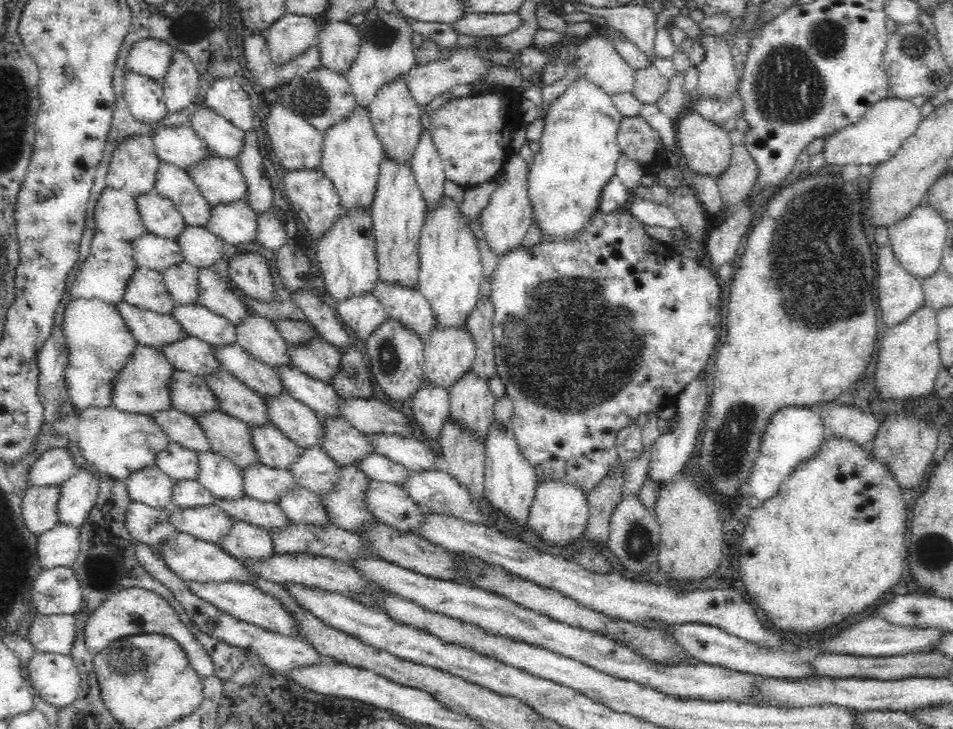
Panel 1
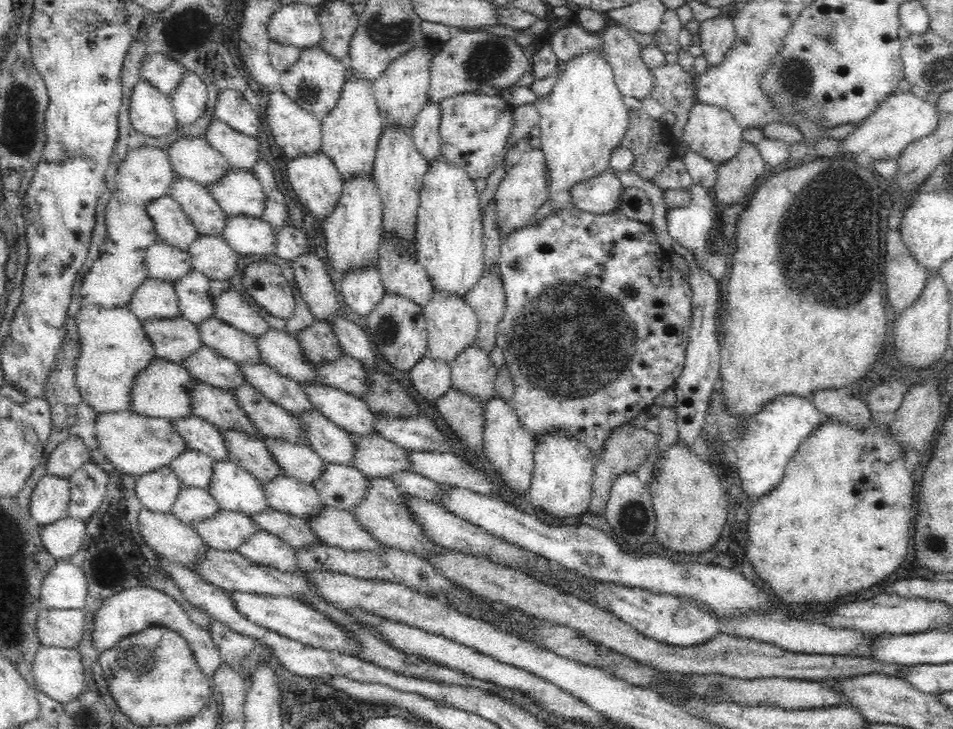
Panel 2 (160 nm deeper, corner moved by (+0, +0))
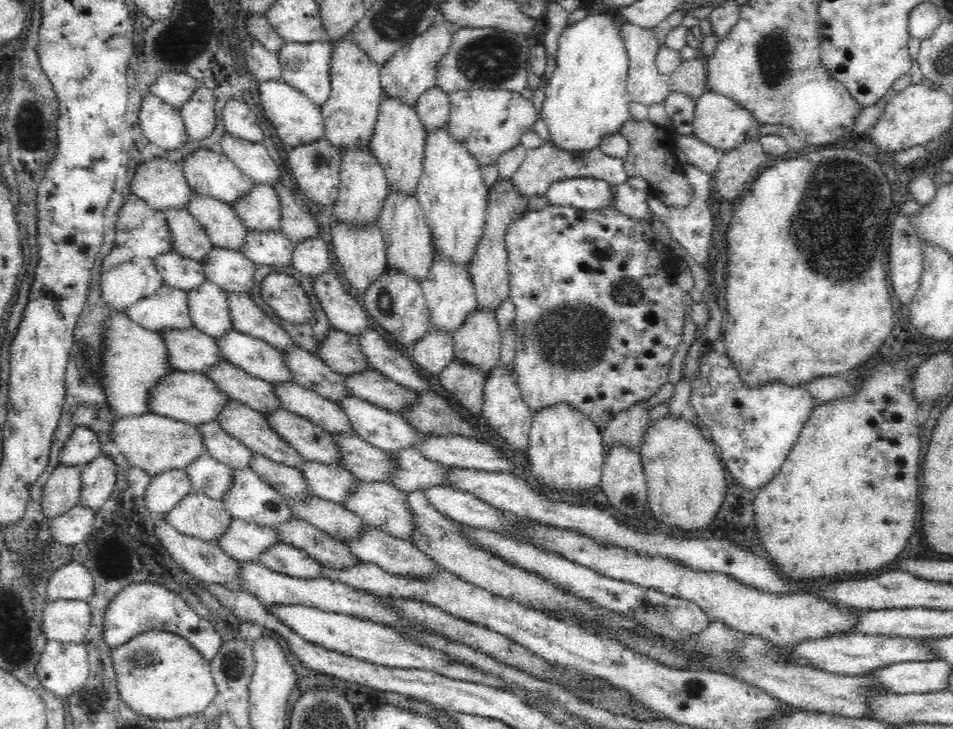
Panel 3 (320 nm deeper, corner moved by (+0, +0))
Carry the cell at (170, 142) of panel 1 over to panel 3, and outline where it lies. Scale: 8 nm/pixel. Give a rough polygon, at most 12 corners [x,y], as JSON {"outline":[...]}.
{"outline":[[199,147],[179,163],[191,190],[229,205],[254,186],[226,155]]}

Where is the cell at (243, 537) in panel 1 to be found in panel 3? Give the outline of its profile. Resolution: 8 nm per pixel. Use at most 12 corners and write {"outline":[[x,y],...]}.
{"outline":[[282,541],[259,552],[266,568],[300,579],[318,577],[320,562]]}

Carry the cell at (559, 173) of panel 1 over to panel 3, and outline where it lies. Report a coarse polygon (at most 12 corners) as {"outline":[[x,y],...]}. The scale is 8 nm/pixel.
{"outline":[[618,18],[559,36],[540,118],[588,156],[631,120]]}

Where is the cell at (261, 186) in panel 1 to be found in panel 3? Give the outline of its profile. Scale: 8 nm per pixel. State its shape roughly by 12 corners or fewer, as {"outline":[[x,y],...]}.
{"outline":[[279,180],[279,231],[298,244],[320,223]]}

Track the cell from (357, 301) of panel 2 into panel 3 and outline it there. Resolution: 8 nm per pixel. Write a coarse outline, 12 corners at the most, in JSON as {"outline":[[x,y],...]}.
{"outline":[[334,221],[332,252],[361,299],[387,268],[378,224]]}

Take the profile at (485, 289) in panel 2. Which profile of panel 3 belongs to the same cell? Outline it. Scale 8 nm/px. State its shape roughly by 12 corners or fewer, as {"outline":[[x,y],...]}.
{"outline":[[510,180],[489,189],[484,237],[468,267],[477,308],[510,296],[505,235],[527,210]]}

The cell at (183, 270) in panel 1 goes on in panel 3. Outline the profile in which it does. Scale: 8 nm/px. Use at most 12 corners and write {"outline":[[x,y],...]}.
{"outline":[[225,290],[186,291],[191,324],[216,338],[231,327]]}

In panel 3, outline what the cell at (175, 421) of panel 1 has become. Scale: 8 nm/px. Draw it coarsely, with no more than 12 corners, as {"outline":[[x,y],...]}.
{"outline":[[217,422],[195,424],[205,452],[249,468],[250,449]]}

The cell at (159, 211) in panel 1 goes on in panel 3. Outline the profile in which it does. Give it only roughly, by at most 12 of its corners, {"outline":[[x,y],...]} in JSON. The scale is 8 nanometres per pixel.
{"outline":[[186,207],[163,220],[181,256],[201,262],[214,245]]}

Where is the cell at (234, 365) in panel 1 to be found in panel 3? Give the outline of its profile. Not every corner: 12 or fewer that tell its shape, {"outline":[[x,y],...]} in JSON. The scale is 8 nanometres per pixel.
{"outline":[[291,380],[272,391],[286,410],[328,432],[353,433],[335,402]]}

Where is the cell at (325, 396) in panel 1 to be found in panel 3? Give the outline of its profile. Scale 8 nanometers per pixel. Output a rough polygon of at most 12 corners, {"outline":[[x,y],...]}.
{"outline":[[348,395],[335,400],[356,436],[383,451],[420,432],[398,414]]}

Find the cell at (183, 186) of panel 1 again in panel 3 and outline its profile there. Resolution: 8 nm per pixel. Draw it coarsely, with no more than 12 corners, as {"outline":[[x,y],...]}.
{"outline":[[191,190],[185,207],[212,245],[240,250],[231,205]]}

